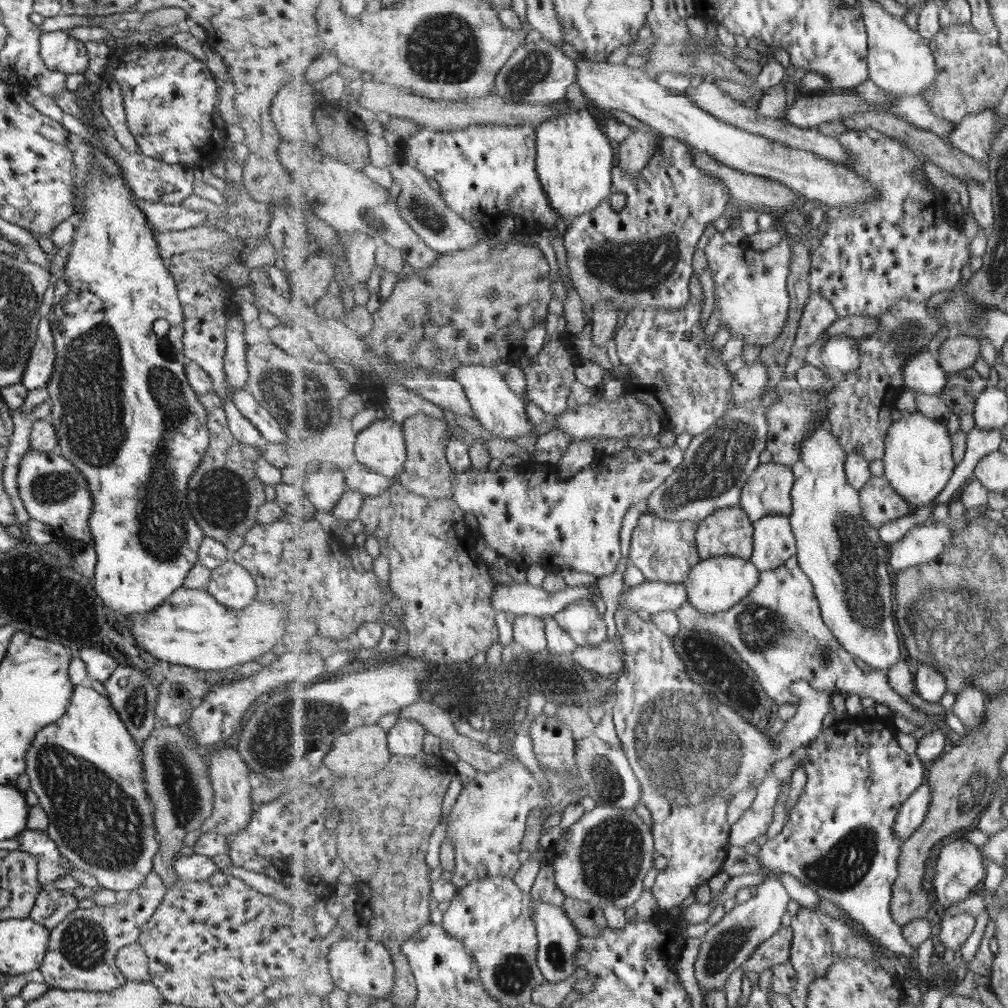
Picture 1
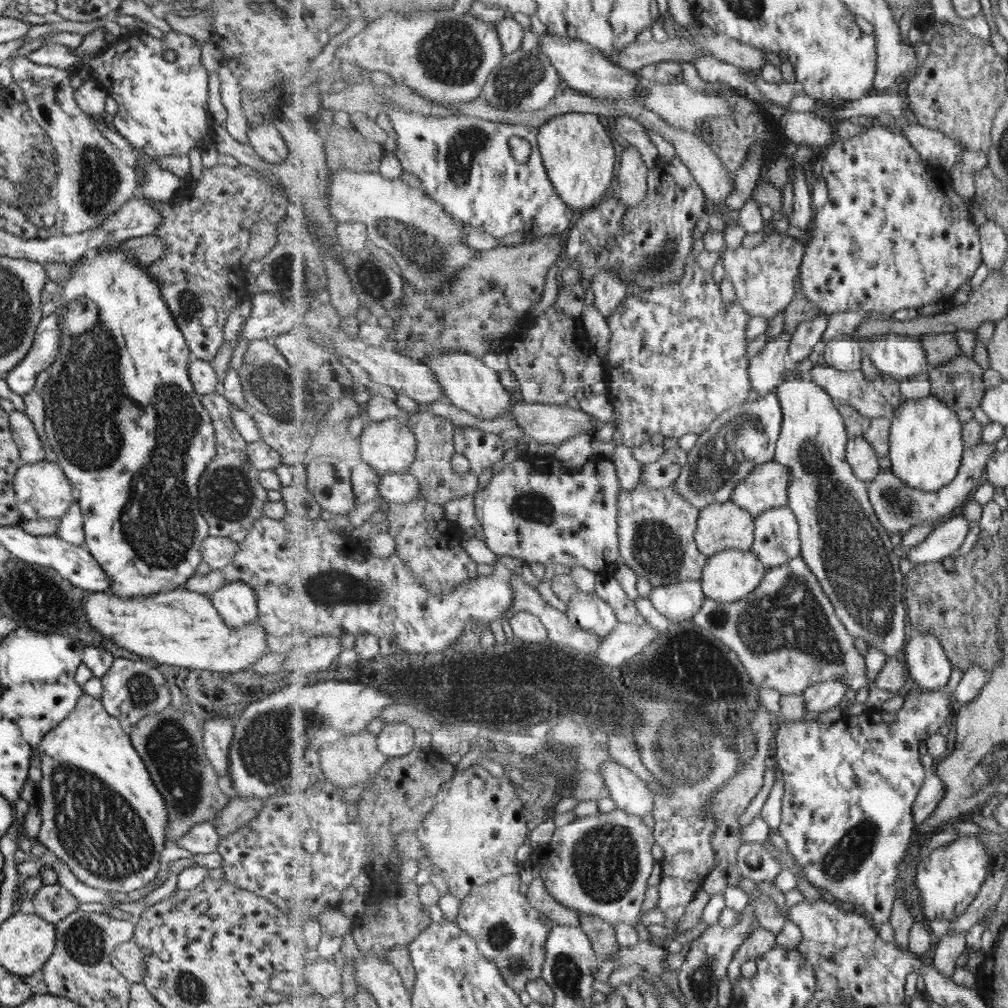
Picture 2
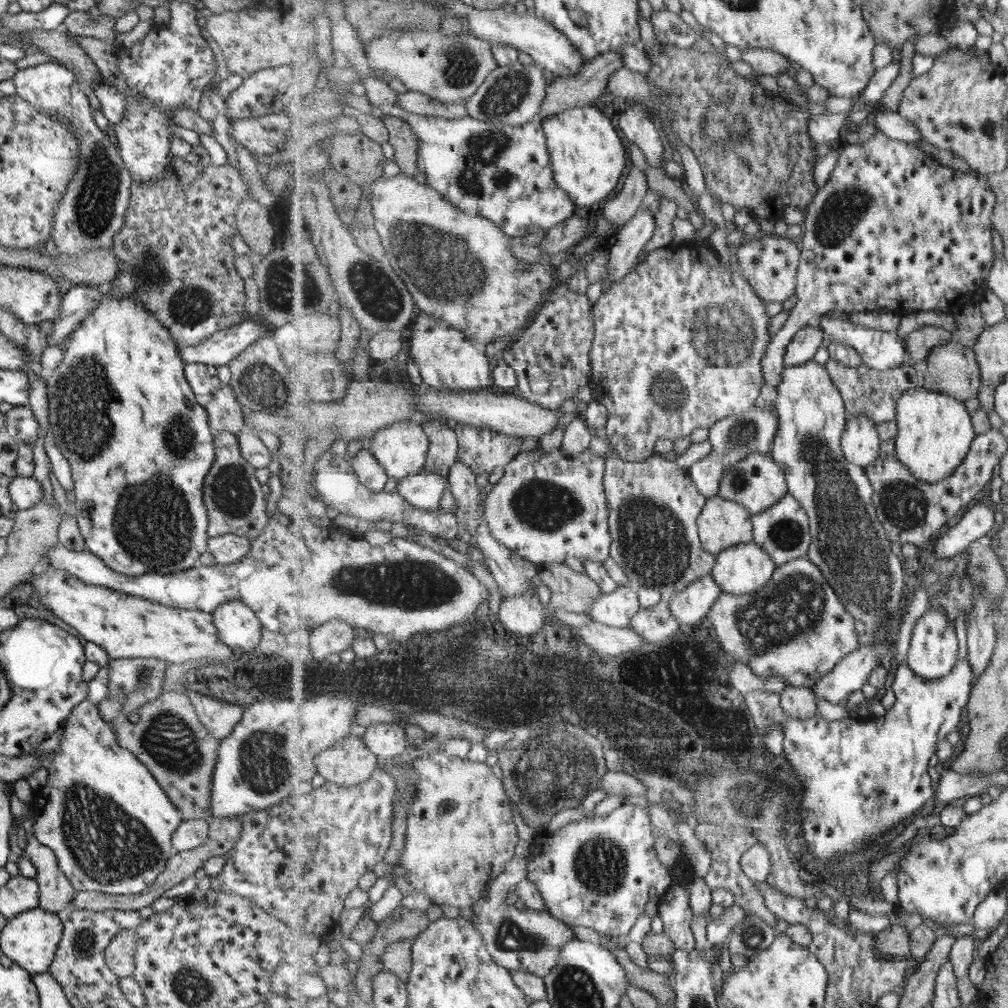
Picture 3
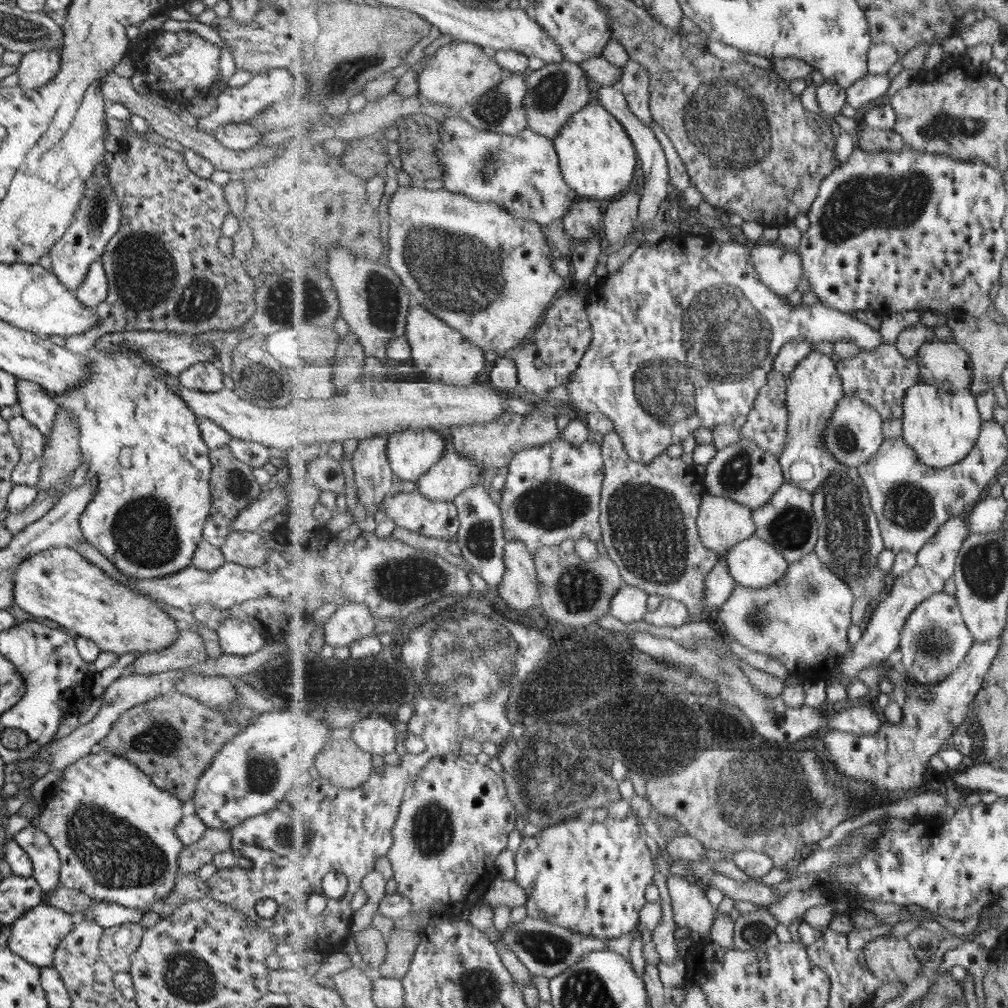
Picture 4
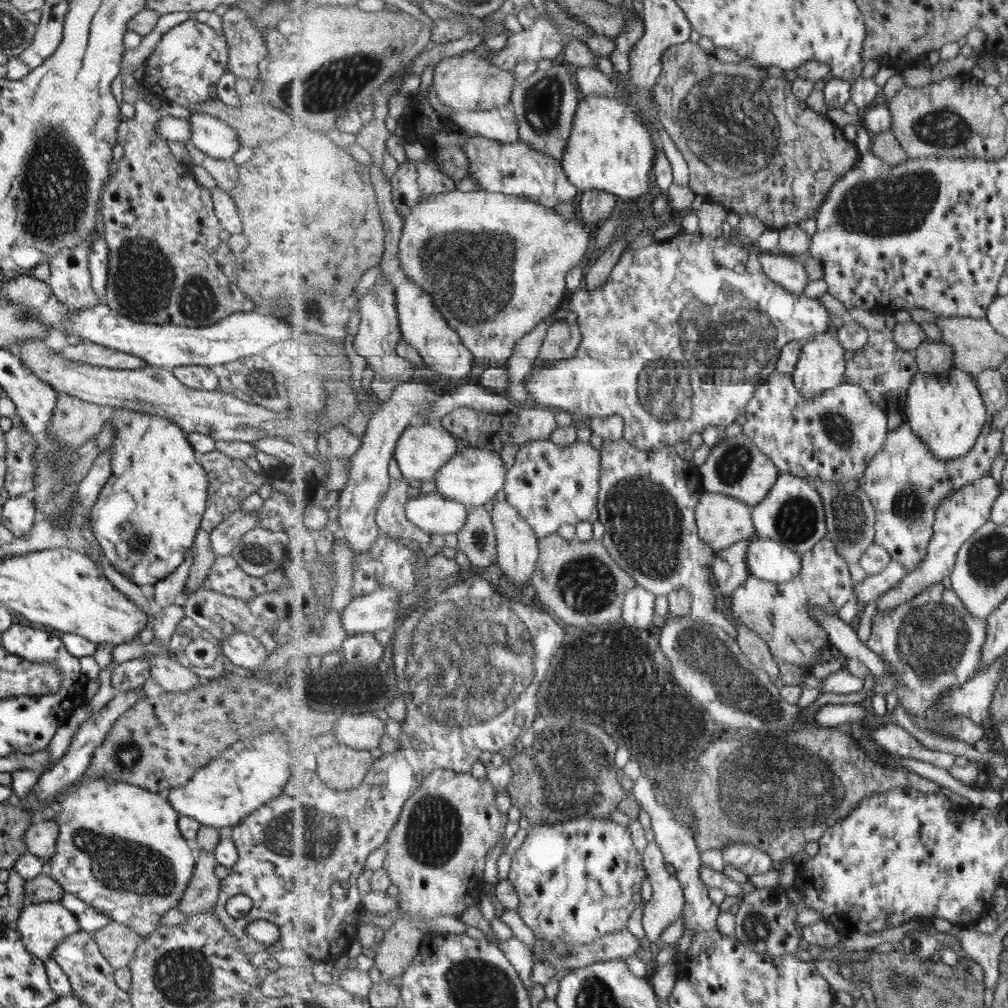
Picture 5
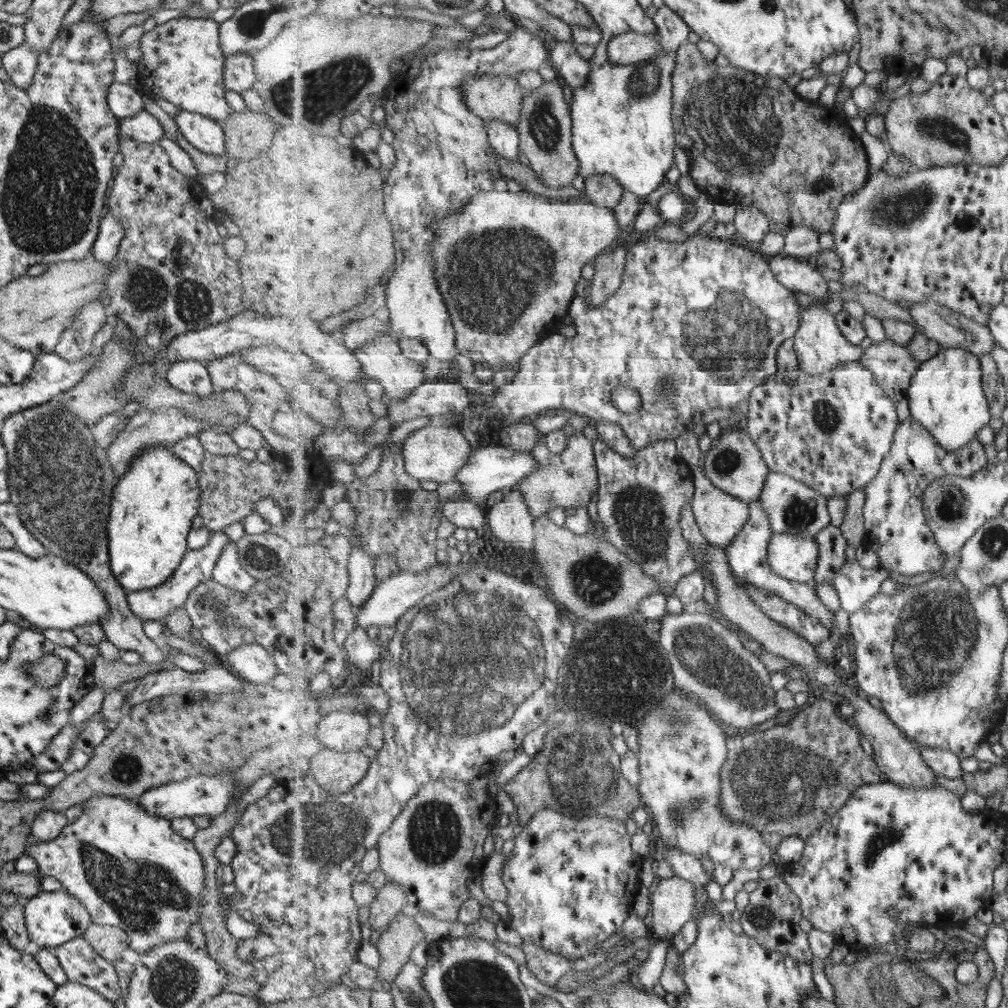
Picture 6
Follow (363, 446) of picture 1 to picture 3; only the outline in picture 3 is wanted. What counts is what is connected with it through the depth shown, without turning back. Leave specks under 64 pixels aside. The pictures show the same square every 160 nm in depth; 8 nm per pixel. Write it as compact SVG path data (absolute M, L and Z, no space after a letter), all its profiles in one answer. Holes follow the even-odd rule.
M418 419L400 420L393 425L379 430L375 437L367 443L371 453L385 467L387 474L397 479L407 478L412 474L424 472L428 461L429 445L431 445L430 433L425 433L424 425Z

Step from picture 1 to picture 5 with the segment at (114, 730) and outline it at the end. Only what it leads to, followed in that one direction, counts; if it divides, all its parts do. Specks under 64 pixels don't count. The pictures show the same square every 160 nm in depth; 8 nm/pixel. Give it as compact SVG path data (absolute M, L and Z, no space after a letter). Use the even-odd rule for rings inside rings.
M105 775L79 780L58 806L59 812L52 820L57 824L58 835L46 873L63 891L74 894L101 915L125 925L143 940L158 928L161 916L179 902L196 861L191 843L186 842L178 831L177 813L169 806L164 794L119 783Z

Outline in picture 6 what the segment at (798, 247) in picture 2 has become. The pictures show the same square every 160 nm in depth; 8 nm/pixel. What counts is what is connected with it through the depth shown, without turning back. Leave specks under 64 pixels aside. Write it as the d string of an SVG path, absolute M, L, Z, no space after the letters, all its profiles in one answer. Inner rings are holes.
M778 255L772 257L770 266L776 277L793 293L811 295L821 300L827 298L829 284L812 259Z

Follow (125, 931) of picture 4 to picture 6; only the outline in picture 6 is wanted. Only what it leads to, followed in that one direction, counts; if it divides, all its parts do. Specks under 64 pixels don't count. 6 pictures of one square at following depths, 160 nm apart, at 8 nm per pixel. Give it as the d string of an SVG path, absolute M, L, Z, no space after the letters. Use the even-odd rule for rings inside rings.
M90 923L81 935L101 958L112 963L128 947L127 935L116 927Z

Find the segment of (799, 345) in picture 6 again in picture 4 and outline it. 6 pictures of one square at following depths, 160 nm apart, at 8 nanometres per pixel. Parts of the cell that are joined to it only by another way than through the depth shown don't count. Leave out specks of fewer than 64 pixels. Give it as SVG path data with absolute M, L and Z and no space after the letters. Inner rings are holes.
M815 347L797 369L788 375L787 408L790 412L789 439L787 447L779 459L787 482L808 490L813 495L815 518L819 525L819 538L815 552L821 560L829 565L839 578L849 584L856 597L870 596L873 606L869 610L877 610L889 594L894 581L891 573L877 568L877 556L885 548L881 534L880 519L870 502L868 487L861 478L858 467L841 464L825 449L825 432L827 423L836 412L837 405L845 396L844 386L837 372L834 354L823 354ZM795 464L811 464L812 478L791 478L791 466Z

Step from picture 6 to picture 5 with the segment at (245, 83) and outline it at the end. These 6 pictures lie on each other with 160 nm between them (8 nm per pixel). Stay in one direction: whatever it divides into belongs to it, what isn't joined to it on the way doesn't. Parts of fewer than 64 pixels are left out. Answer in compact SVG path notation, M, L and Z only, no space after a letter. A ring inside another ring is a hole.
M235 6L220 16L220 29L227 45L226 69L236 78L252 80L260 73L259 65L266 57L264 40L250 17Z

